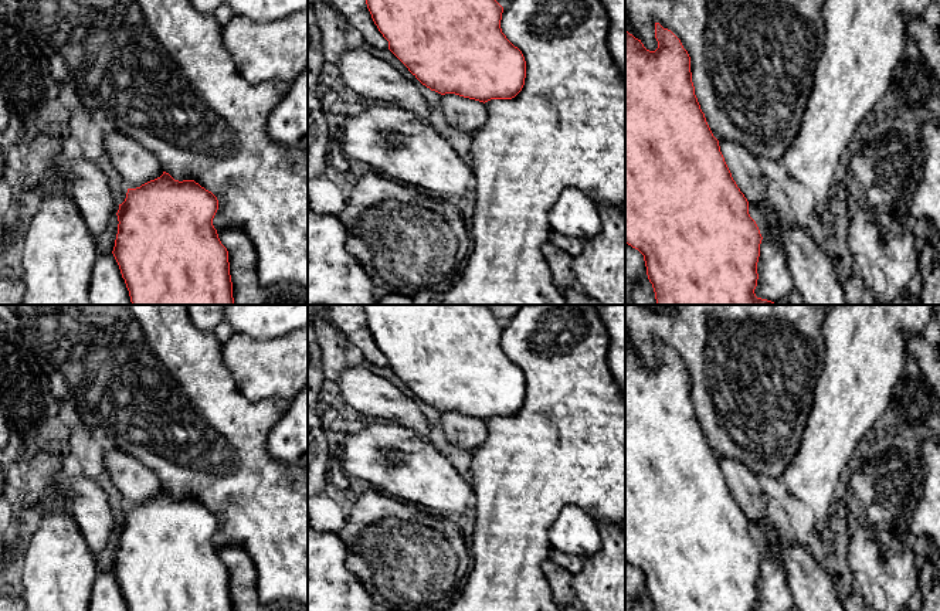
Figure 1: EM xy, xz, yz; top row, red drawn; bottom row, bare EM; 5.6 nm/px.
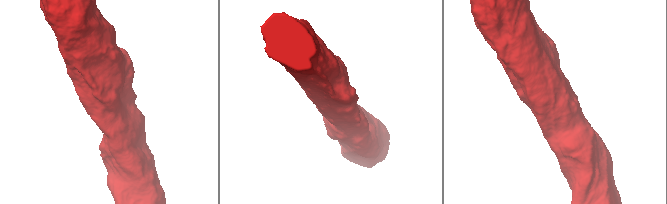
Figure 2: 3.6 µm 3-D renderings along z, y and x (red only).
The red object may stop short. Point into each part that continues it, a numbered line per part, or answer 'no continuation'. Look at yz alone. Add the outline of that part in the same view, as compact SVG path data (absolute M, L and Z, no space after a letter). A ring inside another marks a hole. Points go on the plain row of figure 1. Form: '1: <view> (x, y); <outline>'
1: yz (746, 489); M719 458L719 464L737 505L747 519L756 522L760 530L764 532L768 523L766 519L768 496L761 488L757 475L732 458Z

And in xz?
1: xz (468, 433); M455 411L441 413L441 427L451 445L469 452L482 445L488 437L488 428L483 420Z

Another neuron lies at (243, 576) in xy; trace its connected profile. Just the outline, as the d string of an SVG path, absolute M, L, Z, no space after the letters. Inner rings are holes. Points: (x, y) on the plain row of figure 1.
M224 546L217 551L228 568L233 611L308 611L299 601L288 598L262 604L258 598L258 573L251 556L238 546Z

